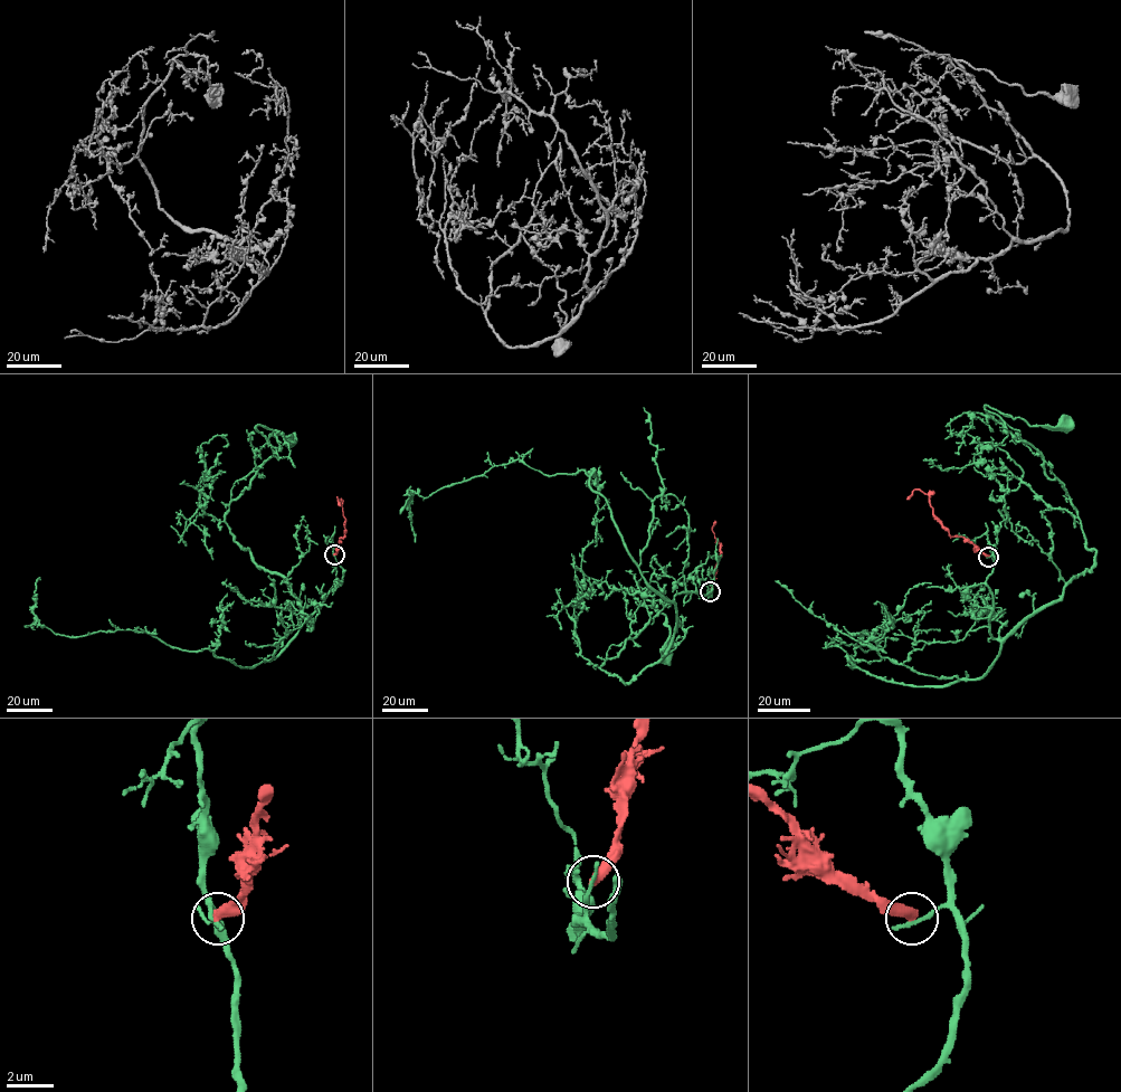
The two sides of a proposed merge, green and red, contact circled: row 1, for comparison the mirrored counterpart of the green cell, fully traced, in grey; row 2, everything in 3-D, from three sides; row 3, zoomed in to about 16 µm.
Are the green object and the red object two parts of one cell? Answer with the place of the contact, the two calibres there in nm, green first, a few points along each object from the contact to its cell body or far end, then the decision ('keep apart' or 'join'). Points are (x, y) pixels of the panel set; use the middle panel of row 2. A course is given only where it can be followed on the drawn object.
place (710, 591); calibres 200 and 440 nm; course green (710, 591), (674, 597), (670, 648), (625, 684), (600, 668), (643, 605), (630, 588), (665, 616), (665, 657); course red (710, 591), (721, 544), (712, 531), (715, 521); keep apart

